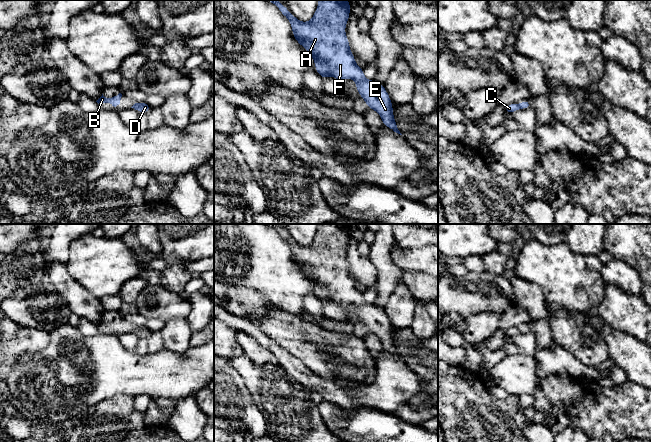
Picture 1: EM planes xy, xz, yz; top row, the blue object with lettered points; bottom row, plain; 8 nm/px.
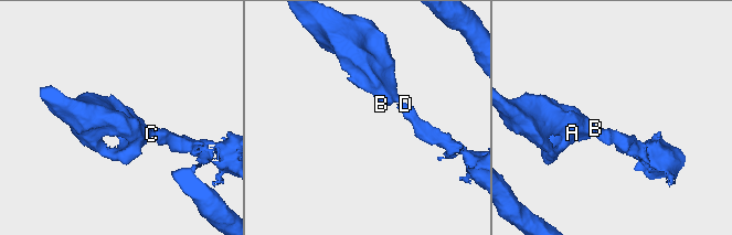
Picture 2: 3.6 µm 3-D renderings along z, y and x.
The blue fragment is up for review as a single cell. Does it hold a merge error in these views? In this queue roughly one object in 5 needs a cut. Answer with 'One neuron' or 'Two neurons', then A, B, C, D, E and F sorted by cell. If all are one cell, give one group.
One neuron. Groups: A B C D E F

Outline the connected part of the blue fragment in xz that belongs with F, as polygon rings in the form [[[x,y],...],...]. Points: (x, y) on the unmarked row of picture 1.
[[[266,224],[273,227],[290,246],[292,256],[295,264],[304,271],[308,277],[311,278],[315,286],[315,293],[317,297],[323,302],[330,302],[330,298],[333,298],[333,303],[340,305],[342,303],[355,303],[356,313],[358,318],[365,324],[368,332],[375,334],[382,342],[383,349],[390,352],[394,356],[402,359],[397,352],[396,345],[393,339],[392,325],[384,312],[383,308],[377,307],[374,304],[368,304],[364,301],[364,294],[361,293],[355,287],[355,280],[352,278],[349,270],[349,264],[345,257],[345,251],[350,239],[351,228],[347,224],[318,224],[318,231],[314,236],[312,243],[309,246],[301,246],[298,244],[284,228],[281,228],[278,224]]]

